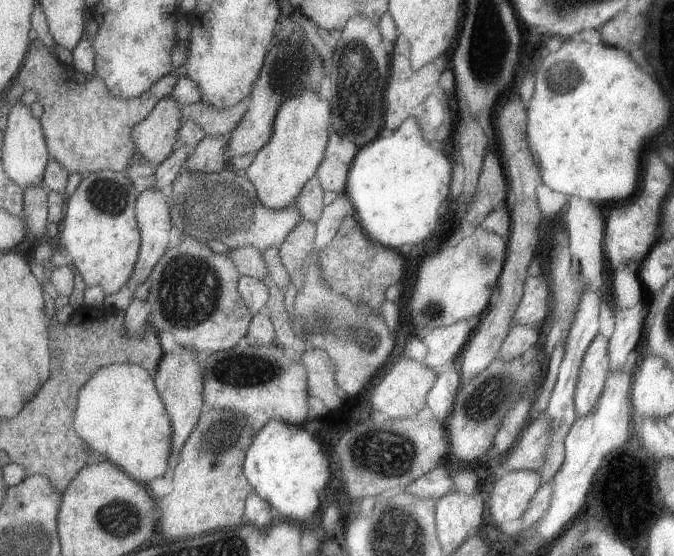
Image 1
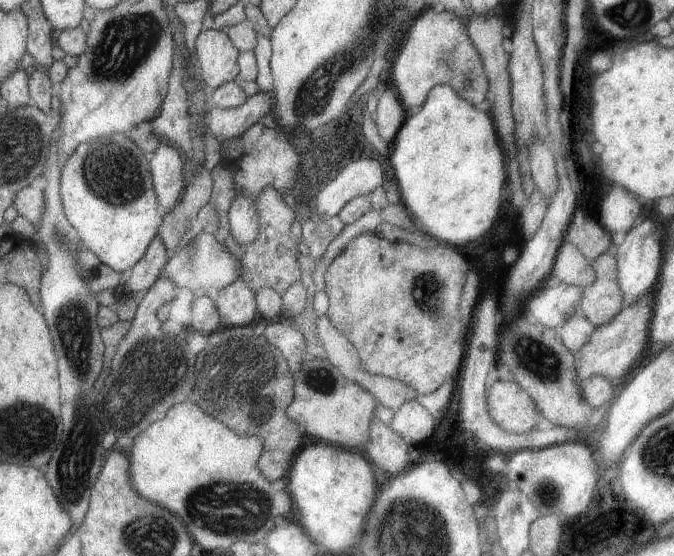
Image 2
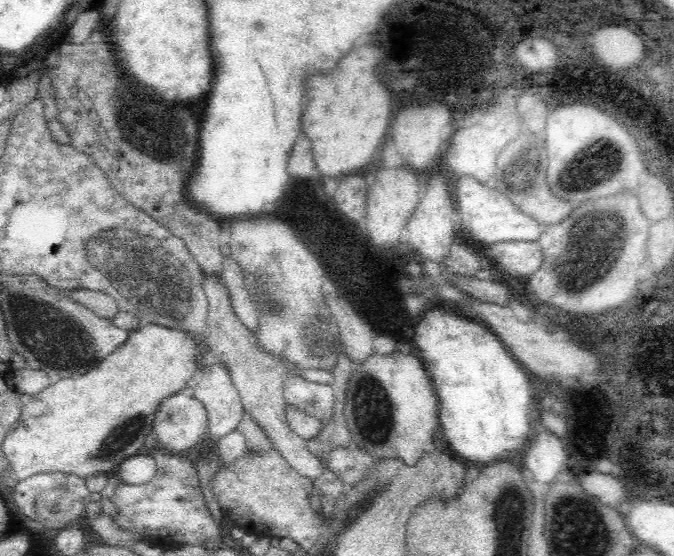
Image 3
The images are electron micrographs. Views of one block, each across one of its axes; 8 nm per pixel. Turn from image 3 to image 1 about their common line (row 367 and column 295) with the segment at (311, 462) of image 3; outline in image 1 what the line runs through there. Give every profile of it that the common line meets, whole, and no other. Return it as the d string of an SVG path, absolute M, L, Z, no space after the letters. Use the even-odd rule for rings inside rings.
M299 218L299 222L293 226L293 230L279 244L281 264L283 264L289 280L295 284L295 290L301 288L303 264L305 264L307 254L313 248L315 232L317 232L317 228L315 228L313 222Z

